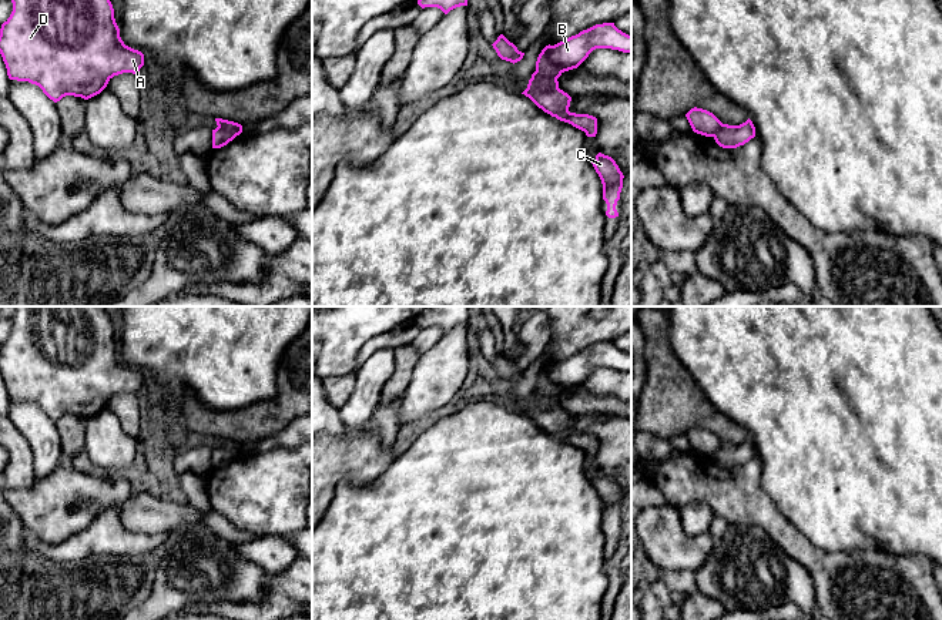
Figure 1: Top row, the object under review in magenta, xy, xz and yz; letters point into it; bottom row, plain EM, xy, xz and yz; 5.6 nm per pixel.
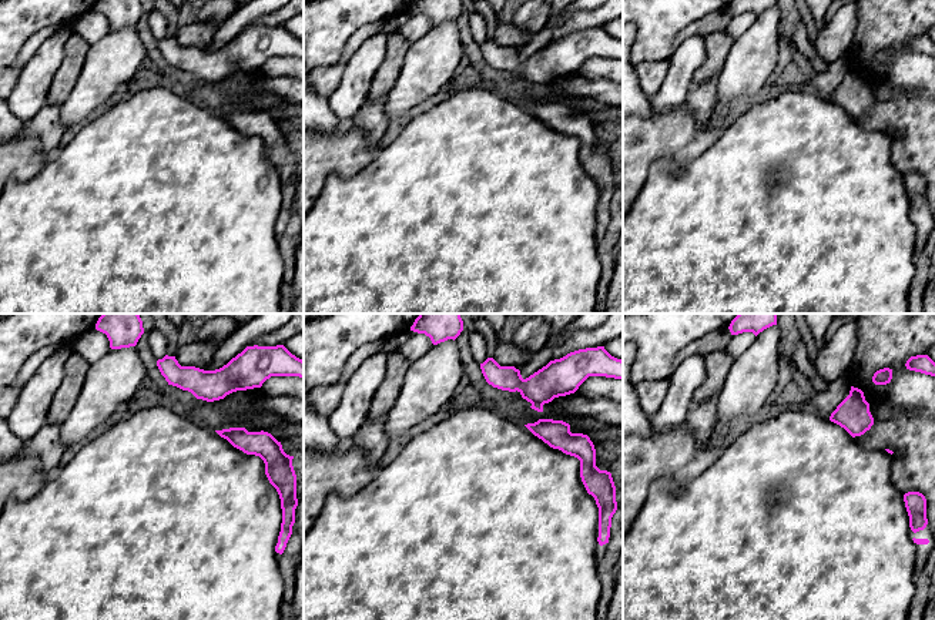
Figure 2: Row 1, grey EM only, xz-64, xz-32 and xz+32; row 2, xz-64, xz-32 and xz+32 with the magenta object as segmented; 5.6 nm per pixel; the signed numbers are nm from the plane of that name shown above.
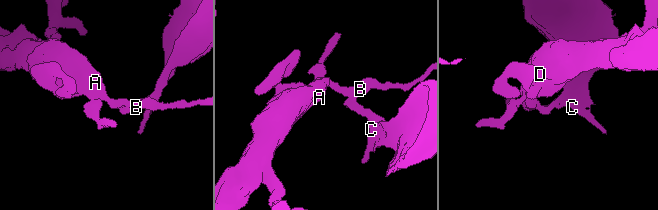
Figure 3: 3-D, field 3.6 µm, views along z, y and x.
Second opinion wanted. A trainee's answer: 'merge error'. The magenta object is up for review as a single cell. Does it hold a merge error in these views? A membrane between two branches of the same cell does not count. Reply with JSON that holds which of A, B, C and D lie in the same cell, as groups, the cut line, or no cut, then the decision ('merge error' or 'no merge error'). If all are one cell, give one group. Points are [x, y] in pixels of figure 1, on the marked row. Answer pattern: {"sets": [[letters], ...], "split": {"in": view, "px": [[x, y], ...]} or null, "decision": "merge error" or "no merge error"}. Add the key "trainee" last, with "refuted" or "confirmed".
{"sets": [["A", "B", "D"], ["C"]], "split": {"in": "xz", "px": [[536, 69], [557, 77]]}, "decision": "merge error", "trainee": "confirmed"}

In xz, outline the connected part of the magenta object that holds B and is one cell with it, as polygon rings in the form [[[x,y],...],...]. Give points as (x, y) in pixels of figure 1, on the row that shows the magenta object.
[[[614,23],[596,24],[554,46],[546,46],[537,57],[536,70],[553,77],[577,68],[596,48],[611,48],[631,54],[631,36]]]

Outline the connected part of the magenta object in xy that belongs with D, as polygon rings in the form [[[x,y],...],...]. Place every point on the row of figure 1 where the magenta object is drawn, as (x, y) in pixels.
[[[11,0],[13,11],[0,29],[0,54],[10,80],[38,86],[54,103],[66,95],[88,100],[100,94],[118,74],[137,74],[144,54],[124,44],[110,0]]]

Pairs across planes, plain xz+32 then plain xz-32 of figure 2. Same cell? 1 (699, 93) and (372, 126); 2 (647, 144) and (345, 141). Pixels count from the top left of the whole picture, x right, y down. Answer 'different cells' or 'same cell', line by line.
1: same cell
2: same cell

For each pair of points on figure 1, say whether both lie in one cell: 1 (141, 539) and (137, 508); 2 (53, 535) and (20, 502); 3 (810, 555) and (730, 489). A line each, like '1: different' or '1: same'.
1: different
2: same
3: same

